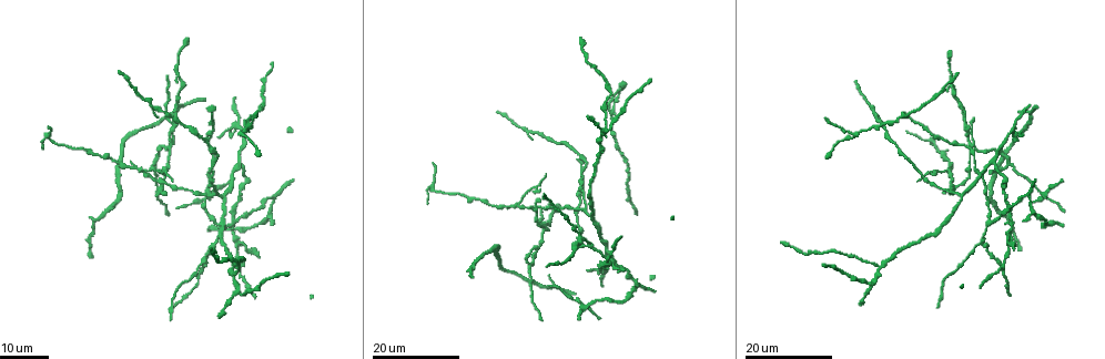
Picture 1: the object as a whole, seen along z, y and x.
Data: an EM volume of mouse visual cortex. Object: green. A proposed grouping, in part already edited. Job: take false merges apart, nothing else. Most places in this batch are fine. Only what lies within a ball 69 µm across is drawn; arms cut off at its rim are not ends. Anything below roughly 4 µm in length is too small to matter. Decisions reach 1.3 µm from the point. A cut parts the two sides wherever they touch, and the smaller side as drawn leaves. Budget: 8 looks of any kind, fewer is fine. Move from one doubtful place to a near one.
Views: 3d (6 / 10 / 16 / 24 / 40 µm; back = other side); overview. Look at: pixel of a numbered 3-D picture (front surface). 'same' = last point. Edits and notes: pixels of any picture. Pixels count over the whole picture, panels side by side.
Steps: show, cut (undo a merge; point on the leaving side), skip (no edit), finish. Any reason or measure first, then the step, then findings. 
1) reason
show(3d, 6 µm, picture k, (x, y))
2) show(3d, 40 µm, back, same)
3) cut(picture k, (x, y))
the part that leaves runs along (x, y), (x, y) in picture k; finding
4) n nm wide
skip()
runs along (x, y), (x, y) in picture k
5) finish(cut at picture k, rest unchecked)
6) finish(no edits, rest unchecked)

show(3d, 24 µm, picture 1, (1006, 237))

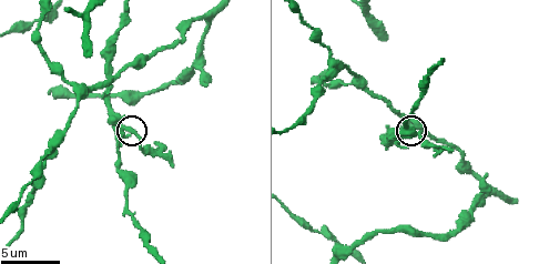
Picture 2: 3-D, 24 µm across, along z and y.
show(3d, 6 µm, picture 2, (128, 127))

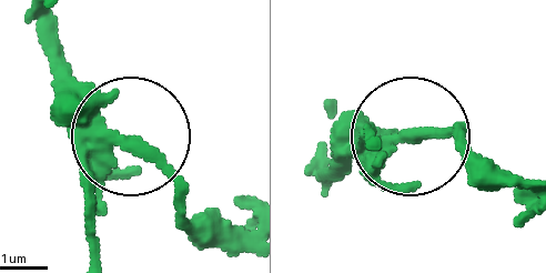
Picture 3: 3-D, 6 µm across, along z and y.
show(3d, 6 µm, back, picture 3, (407, 138))

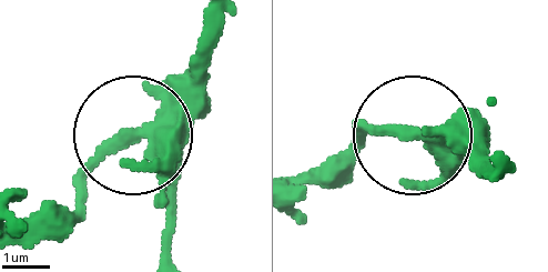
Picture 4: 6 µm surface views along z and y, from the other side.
390 nm wide
skip()
continuous, no second cell

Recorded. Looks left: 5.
show(3d, 16 µm, picture 1, (142, 168))

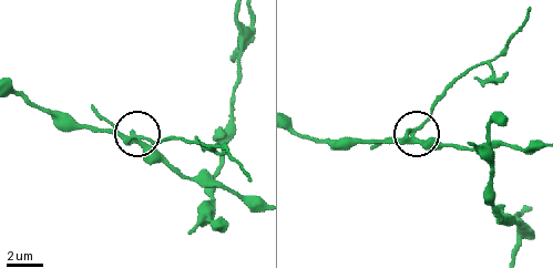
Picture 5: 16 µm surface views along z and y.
zoom in
show(3d, 6 µm, picture 5, (414, 131))

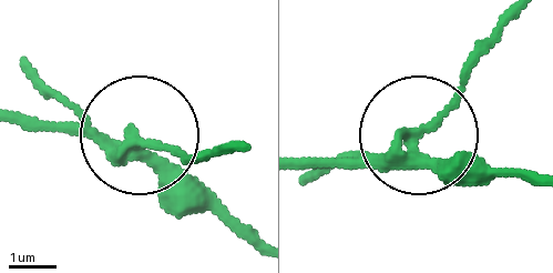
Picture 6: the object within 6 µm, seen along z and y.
skip()
runs along (253, 248), (142, 140), (225, 155) in picture 6; one cell here

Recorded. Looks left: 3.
four or more arms meet
show(3d, 24 µm, picture 1, (964, 131))

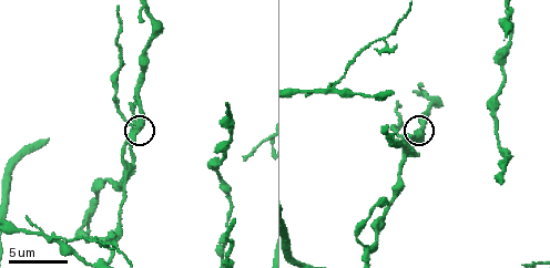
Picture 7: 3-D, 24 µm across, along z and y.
show(3d, 6 µm, picture 7, (416, 138))

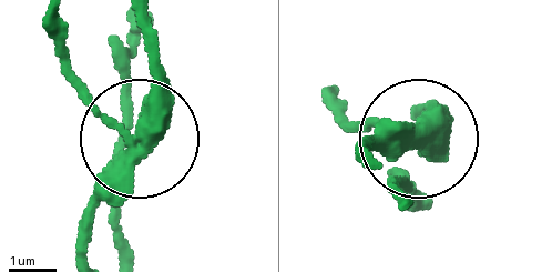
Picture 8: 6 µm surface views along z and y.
4 arms
cut(picture 8, (91, 102))
the part that leaves runs along (130, 155), (58, 28) in picture 8; a second cell is stuck on

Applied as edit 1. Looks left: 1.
finish(cut at picture 8, rest unchecked)

